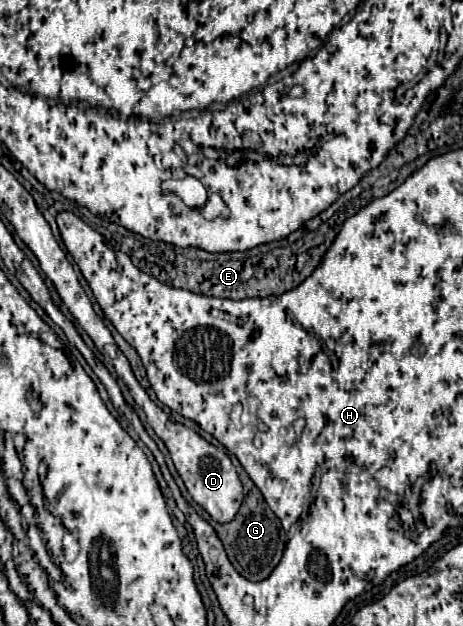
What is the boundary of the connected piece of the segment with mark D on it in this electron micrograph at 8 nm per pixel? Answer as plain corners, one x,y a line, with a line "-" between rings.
117,352
113,366
115,366
117,376
127,384
127,388
129,388
135,404
143,408
143,412
147,416
147,422
153,428
153,432
167,446
167,450
171,454
171,460
173,460
173,464
175,464
175,468
177,468
177,472
181,476
181,480
185,482
185,488
191,494
191,498
213,520
217,520
217,522
229,522
229,520
233,520
233,516
237,514
237,510
241,506
241,500
243,500
243,488
241,488
241,480
239,480
239,476
235,472
235,466
231,464
229,456
221,448
209,444
203,436
199,436
191,428
187,428
187,426
183,426
179,422
171,422
171,418
147,396
147,392
135,380
135,376
131,372
131,366
129,366
127,358
121,352

